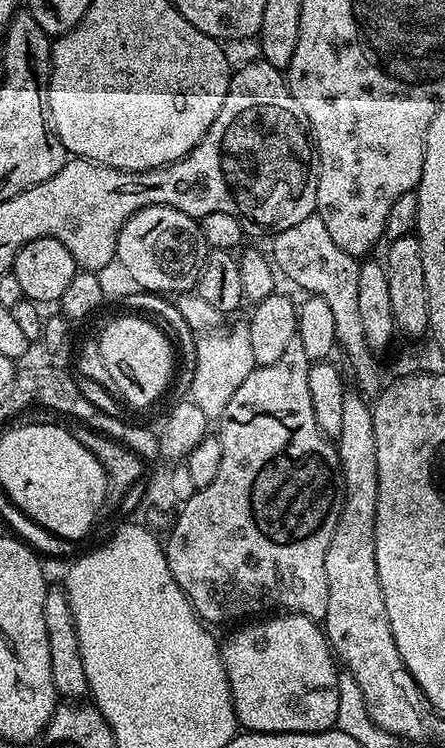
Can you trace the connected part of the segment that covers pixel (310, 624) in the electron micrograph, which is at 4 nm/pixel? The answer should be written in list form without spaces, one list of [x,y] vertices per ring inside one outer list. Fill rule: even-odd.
[[[286,612],[237,628],[240,629],[228,641],[220,644],[220,657],[226,666],[237,725],[249,732],[327,732],[335,729],[341,673],[336,672],[338,664],[323,627],[302,614]]]

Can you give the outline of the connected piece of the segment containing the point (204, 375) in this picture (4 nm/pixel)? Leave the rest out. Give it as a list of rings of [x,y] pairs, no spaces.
[[[240,322],[229,332],[213,330],[201,335],[196,344],[196,369],[192,372],[192,393],[190,399],[196,403],[204,415],[219,418],[226,410],[230,398],[234,398],[234,390],[246,382],[249,374],[256,369],[254,349],[250,347],[247,323]]]

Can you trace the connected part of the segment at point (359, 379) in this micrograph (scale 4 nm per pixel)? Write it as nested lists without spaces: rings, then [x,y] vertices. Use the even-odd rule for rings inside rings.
[[[315,214],[302,218],[302,222],[290,226],[290,230],[275,233],[271,240],[270,259],[275,271],[283,279],[285,276],[286,279],[293,280],[298,287],[305,288],[305,293],[326,298],[330,310],[334,310],[336,343],[339,351],[344,351],[344,356],[348,359],[347,371],[350,376],[352,371],[357,384],[355,387],[364,394],[379,393],[382,384],[381,381],[376,381],[377,357],[372,349],[366,346],[358,311],[358,270],[361,261],[346,254],[342,246],[334,243],[334,238],[330,238],[330,233],[326,230],[326,222],[322,222],[322,218]]]

